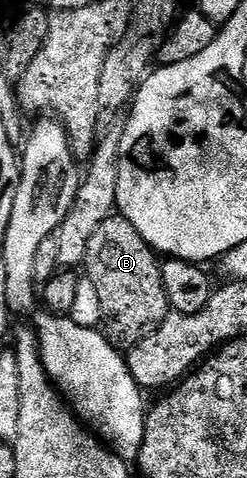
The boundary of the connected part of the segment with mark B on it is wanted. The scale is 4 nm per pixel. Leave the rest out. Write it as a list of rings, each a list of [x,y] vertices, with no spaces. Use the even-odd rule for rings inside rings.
[[[115,215],[100,223],[88,242],[84,272],[85,280],[92,282],[100,295],[105,335],[119,351],[128,351],[140,339],[152,335],[172,312],[164,291],[159,254],[126,217]]]

